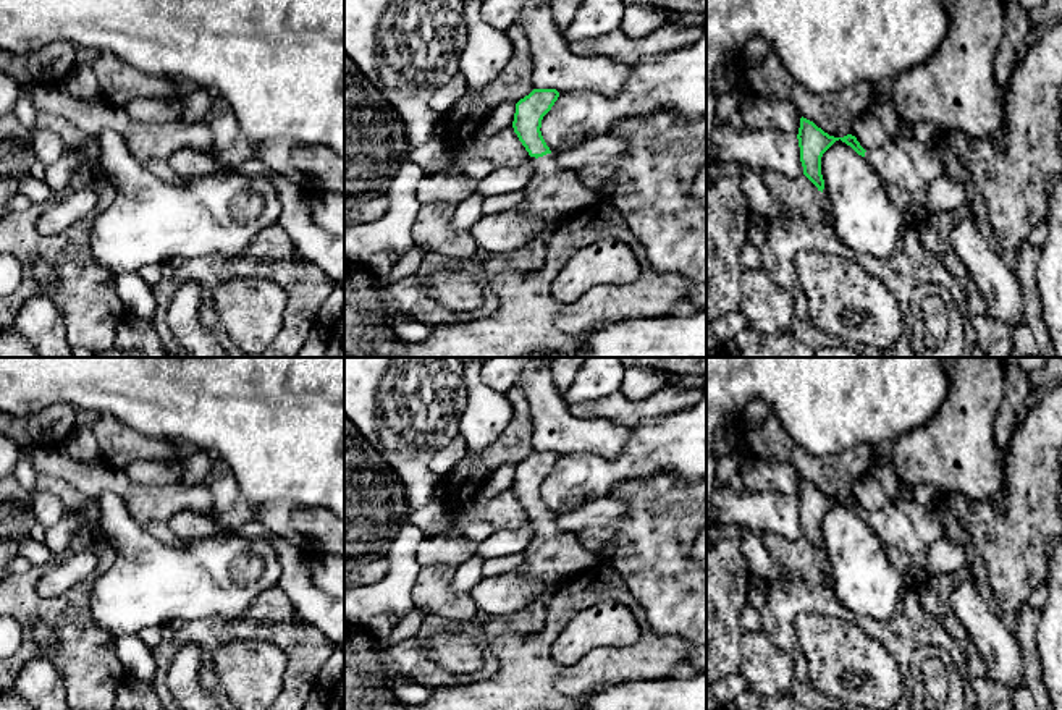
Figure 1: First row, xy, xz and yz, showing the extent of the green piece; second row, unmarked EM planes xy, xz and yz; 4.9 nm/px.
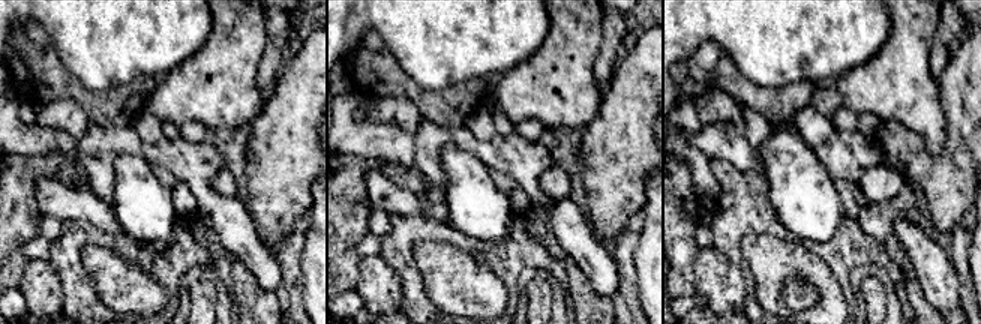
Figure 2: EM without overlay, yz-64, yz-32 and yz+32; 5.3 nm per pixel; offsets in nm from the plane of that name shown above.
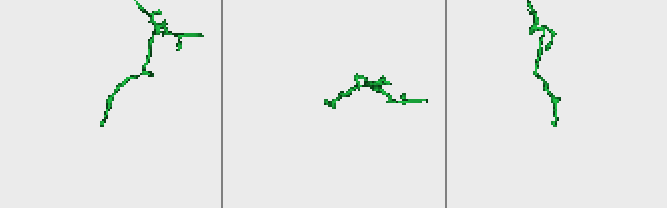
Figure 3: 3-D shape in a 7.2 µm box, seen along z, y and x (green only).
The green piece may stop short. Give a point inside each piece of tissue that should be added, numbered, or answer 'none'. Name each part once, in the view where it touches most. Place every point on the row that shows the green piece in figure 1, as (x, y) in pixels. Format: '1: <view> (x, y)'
1: xz (553, 193)

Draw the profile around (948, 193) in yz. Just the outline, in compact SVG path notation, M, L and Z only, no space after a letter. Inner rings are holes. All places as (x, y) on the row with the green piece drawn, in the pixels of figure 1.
M949 175L938 178L926 191L928 201L925 204L925 213L936 215L942 212L952 212L968 202L965 184Z

